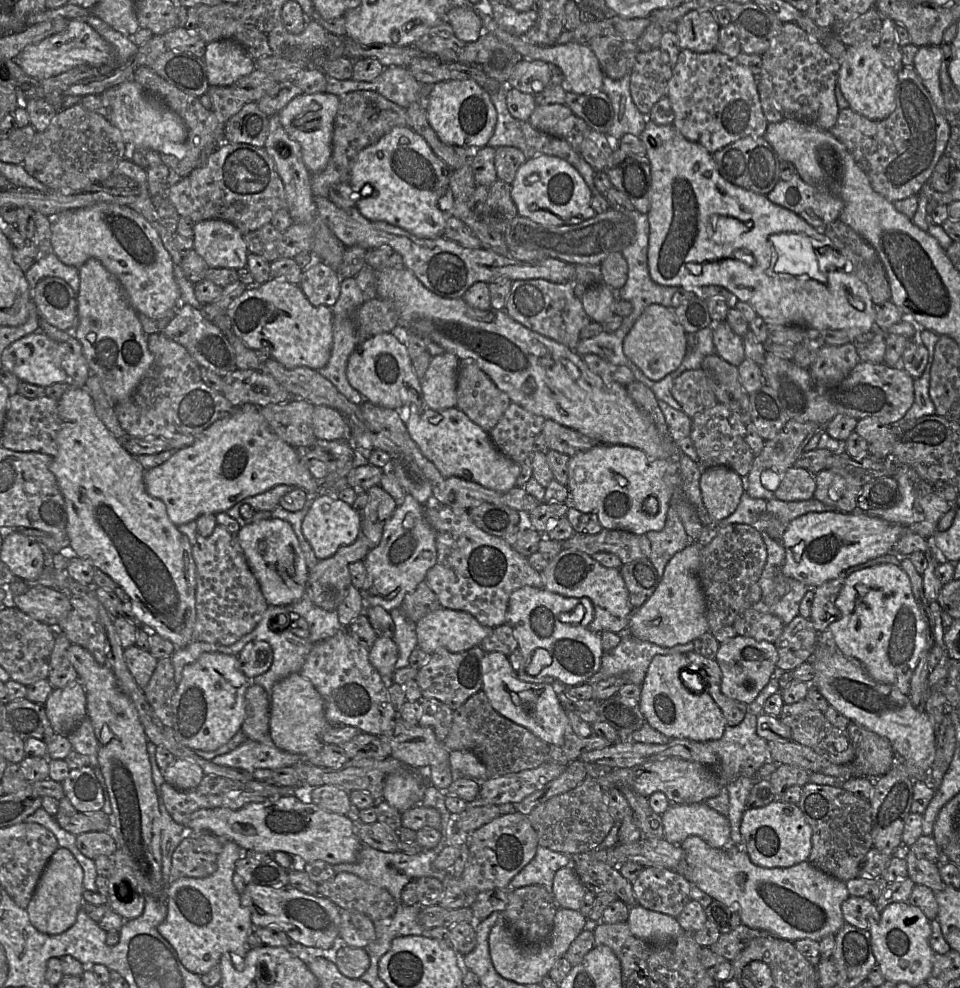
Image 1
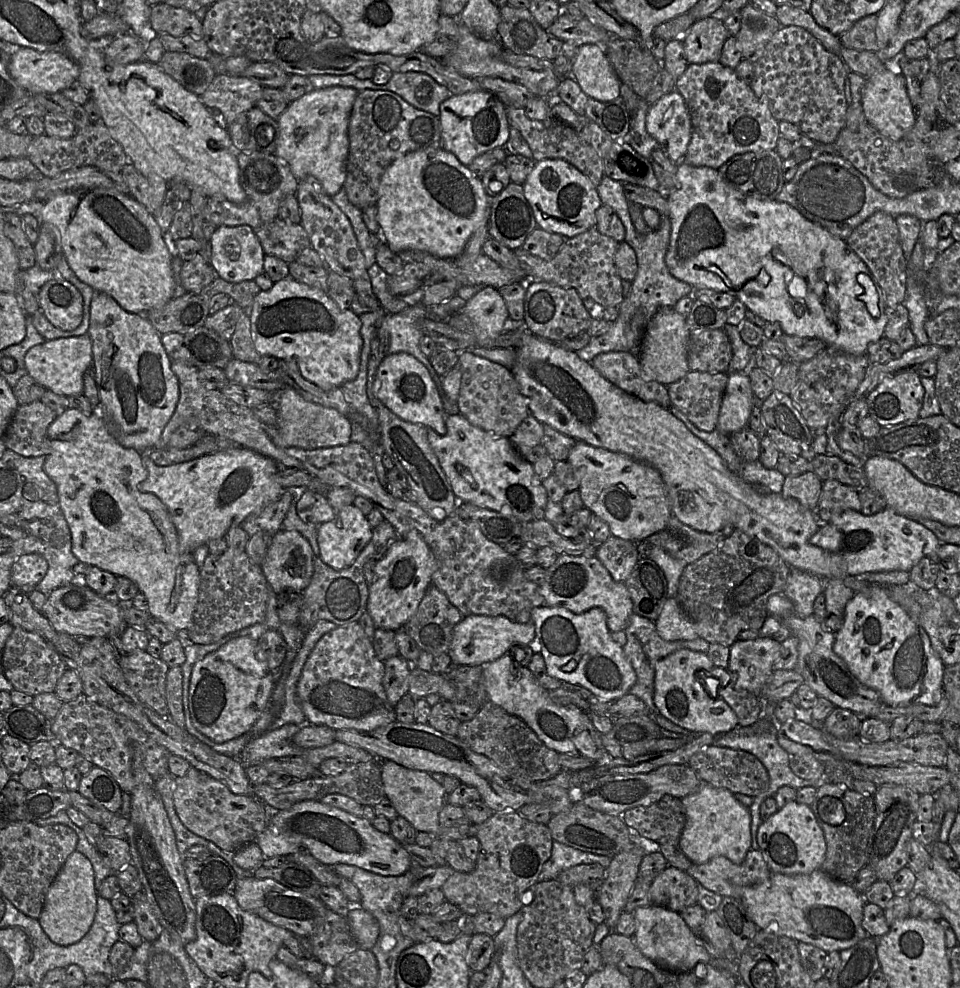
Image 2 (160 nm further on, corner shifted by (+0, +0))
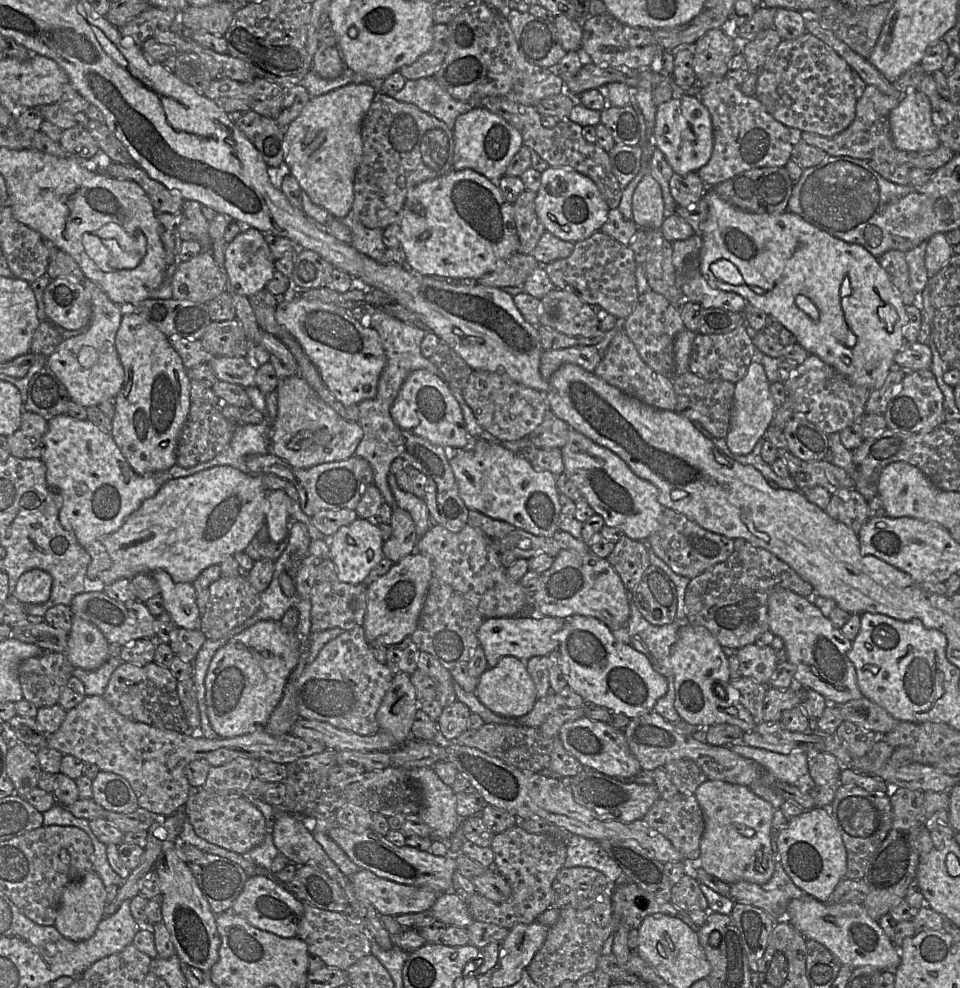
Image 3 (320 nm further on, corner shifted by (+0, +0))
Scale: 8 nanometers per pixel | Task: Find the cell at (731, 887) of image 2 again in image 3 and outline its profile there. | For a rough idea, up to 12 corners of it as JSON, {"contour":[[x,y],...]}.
{"contour":[[779,861],[765,884],[730,884],[735,902],[760,908],[776,922],[805,892]]}

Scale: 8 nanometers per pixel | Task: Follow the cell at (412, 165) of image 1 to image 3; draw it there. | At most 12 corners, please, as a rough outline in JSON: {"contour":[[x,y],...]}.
{"contour":[[471,169],[398,214],[406,263],[476,281],[519,253],[513,203]]}

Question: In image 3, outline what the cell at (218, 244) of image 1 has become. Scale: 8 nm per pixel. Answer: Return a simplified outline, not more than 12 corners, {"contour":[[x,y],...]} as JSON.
{"contour":[[248,227],[225,247],[235,293],[249,297],[275,272],[264,234]]}

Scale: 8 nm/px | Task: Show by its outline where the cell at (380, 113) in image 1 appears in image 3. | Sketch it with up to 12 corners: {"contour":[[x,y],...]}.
{"contour":[[377,92],[351,211],[398,223],[407,194],[453,170],[448,126]]}

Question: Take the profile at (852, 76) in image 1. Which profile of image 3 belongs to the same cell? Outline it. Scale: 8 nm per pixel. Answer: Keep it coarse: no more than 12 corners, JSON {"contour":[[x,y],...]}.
{"contour":[[902,94],[889,114],[893,145],[906,152],[941,142],[929,98]]}

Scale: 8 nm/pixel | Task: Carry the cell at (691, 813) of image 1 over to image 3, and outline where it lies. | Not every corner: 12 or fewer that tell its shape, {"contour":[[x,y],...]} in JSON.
{"contour":[[718,780],[694,795],[698,866],[727,884],[771,879],[775,808]]}

